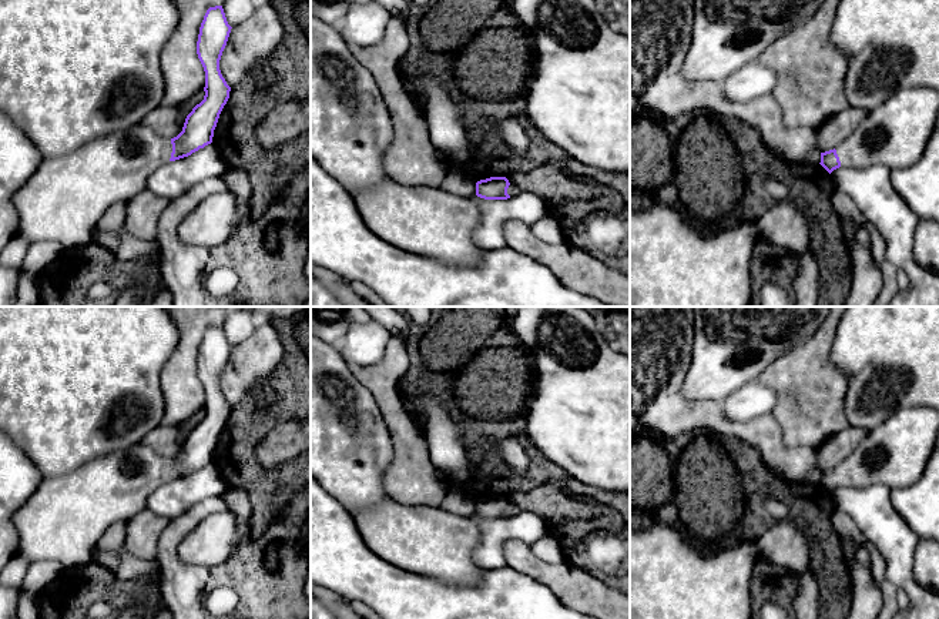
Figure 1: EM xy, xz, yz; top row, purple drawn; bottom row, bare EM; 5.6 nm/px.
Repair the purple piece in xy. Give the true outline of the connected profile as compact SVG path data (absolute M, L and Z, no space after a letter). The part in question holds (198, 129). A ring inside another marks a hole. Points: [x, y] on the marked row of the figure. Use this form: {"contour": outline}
{"contour": "M222 6L207 10L197 41L197 54L205 71L205 96L187 116L182 131L177 137L165 138L150 127L137 124L91 140L73 153L43 160L36 173L13 195L19 215L16 235L30 244L56 241L67 250L85 245L104 214L115 203L127 203L147 190L147 180L155 170L211 144L231 91L219 70L231 29Z"}

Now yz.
{"contour": "M899 90L871 111L836 150L821 153L819 164L829 174L839 167L863 170L875 164L908 168L925 151L938 113L938 90Z"}

